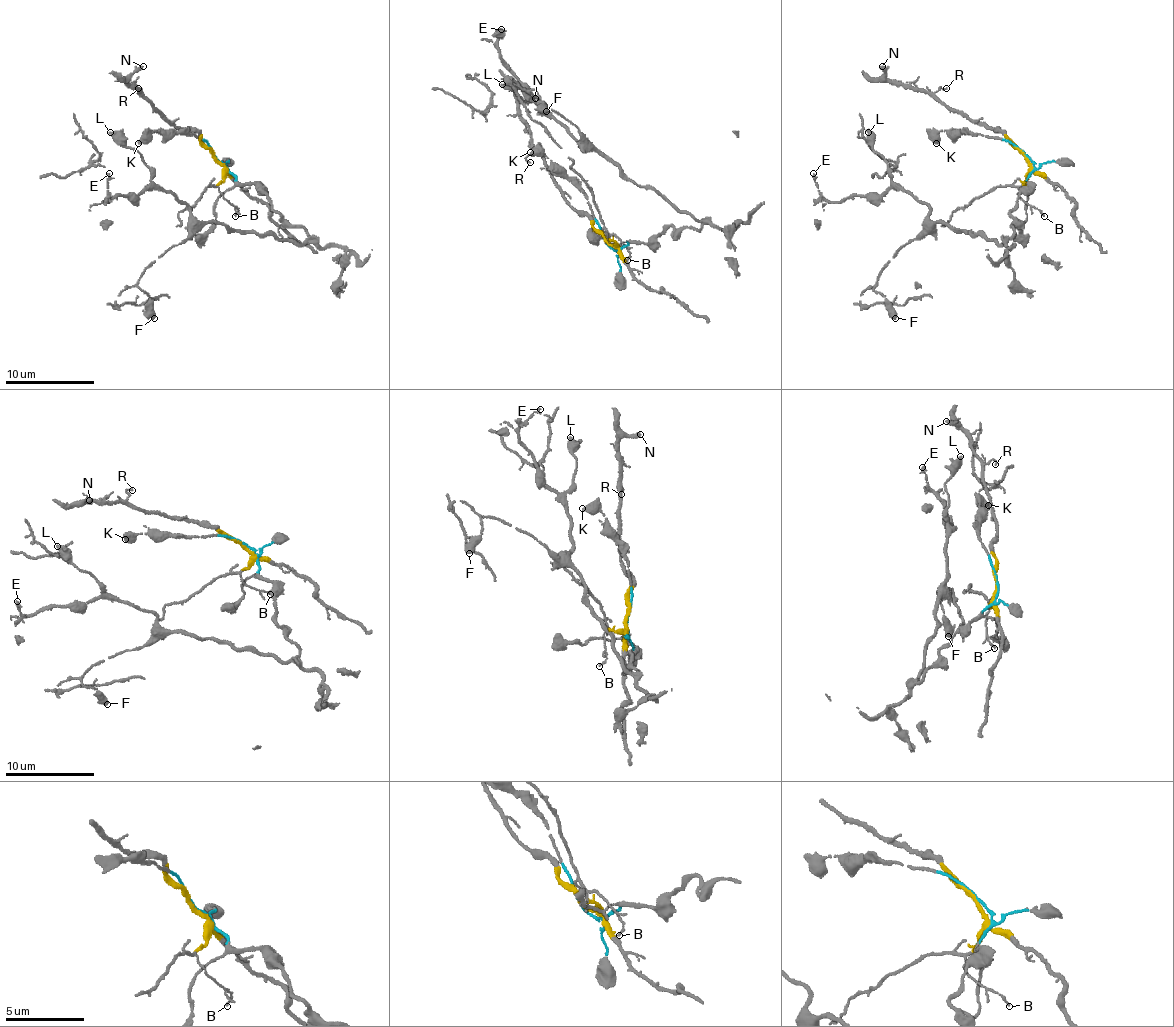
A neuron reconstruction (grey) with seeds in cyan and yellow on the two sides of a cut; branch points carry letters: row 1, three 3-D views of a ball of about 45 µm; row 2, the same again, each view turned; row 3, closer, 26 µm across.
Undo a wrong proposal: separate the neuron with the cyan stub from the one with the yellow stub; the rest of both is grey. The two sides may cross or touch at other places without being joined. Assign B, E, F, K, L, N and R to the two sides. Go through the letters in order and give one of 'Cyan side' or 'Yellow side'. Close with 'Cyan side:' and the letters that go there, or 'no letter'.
B: Yellow side
E: Cyan side
F: Cyan side
K: Cyan side
L: Cyan side
N: Yellow side
R: Yellow side
Cyan side: E, F, K, L

